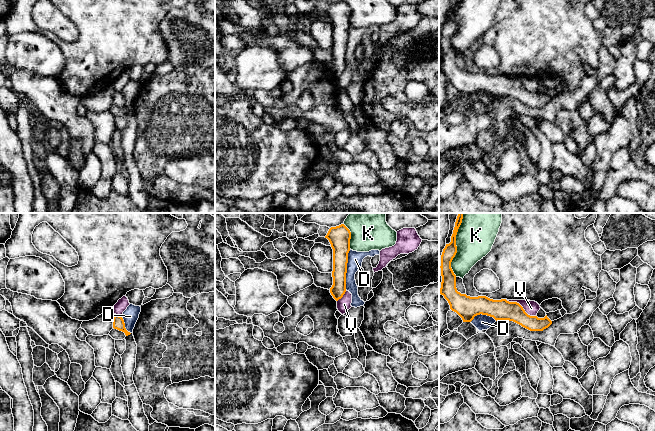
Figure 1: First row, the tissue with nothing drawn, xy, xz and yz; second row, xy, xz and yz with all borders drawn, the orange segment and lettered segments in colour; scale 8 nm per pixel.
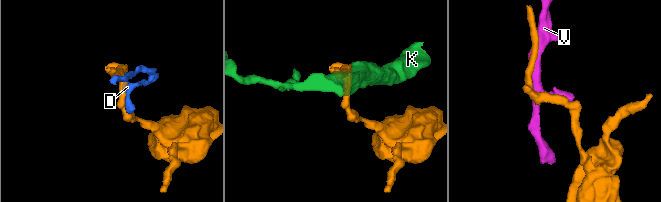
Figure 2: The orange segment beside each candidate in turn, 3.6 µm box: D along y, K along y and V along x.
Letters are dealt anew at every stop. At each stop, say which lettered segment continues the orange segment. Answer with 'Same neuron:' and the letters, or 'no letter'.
Same neuron: no letter

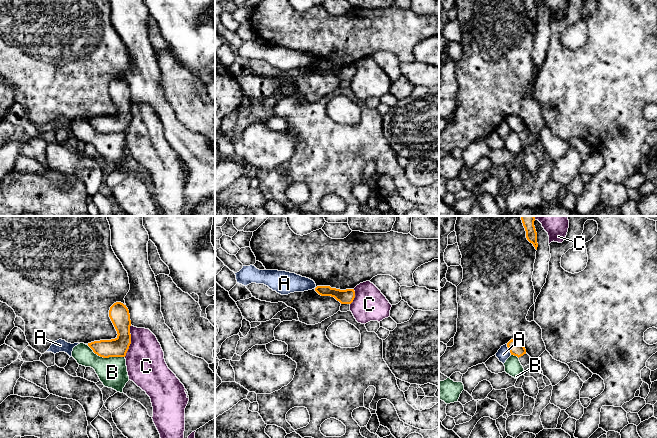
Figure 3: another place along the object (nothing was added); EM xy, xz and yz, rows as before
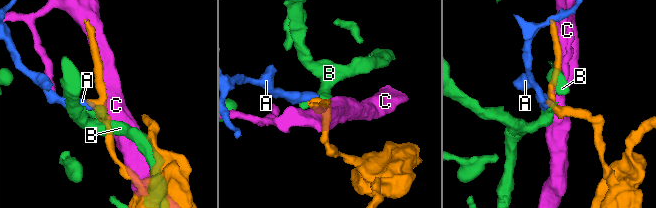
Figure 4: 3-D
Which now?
Same neuron: no letter

